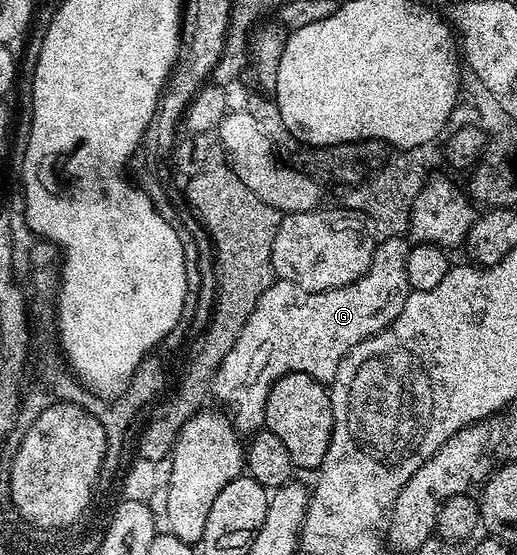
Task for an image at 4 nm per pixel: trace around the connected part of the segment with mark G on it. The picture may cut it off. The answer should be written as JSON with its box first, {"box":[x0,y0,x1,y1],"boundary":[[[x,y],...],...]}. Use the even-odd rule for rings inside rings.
{"box":[210,235,412,434],"boundary":[[[401,235],[391,236],[394,236],[391,240],[386,240],[383,244],[381,241],[377,245],[370,269],[348,286],[327,292],[308,292],[304,295],[302,289],[297,288],[292,282],[275,279],[270,288],[264,290],[264,294],[260,294],[256,306],[245,317],[235,344],[228,350],[210,384],[214,400],[215,398],[223,400],[234,407],[233,423],[243,433],[254,434],[263,427],[266,419],[266,399],[271,386],[277,380],[284,378],[289,372],[307,372],[317,380],[333,381],[349,352],[360,342],[375,336],[377,332],[384,331],[398,317],[400,310],[404,310],[404,302],[412,291],[406,269],[408,244],[398,237]]]}

